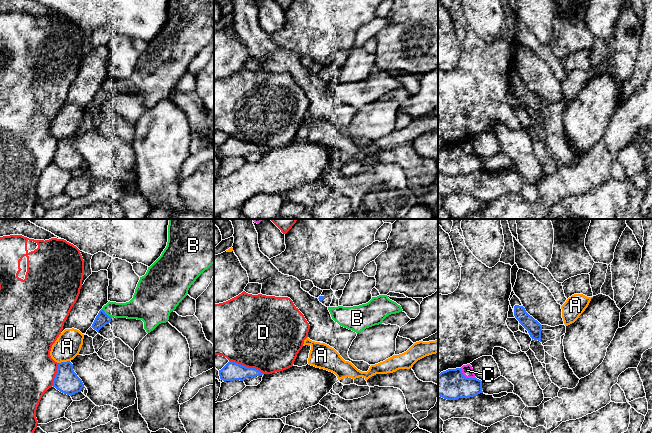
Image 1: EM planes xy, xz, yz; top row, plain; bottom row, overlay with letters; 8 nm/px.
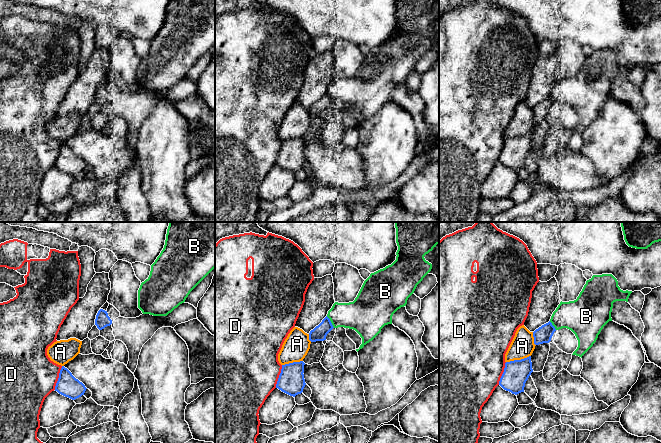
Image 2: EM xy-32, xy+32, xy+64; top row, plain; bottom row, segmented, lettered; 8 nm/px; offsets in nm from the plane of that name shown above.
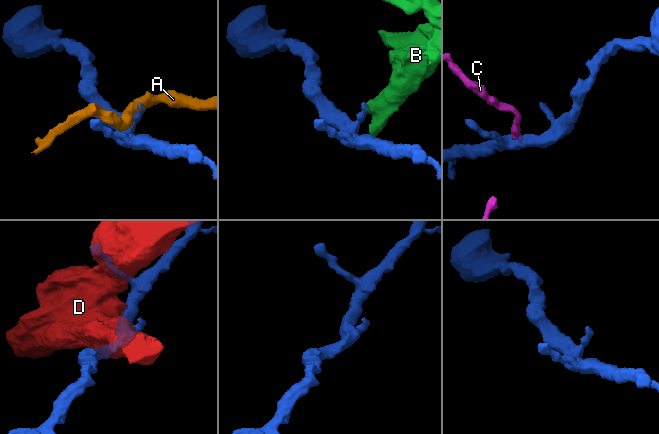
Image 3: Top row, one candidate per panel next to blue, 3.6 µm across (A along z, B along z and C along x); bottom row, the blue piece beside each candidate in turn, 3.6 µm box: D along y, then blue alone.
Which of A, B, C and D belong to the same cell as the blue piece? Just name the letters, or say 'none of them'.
none of them

